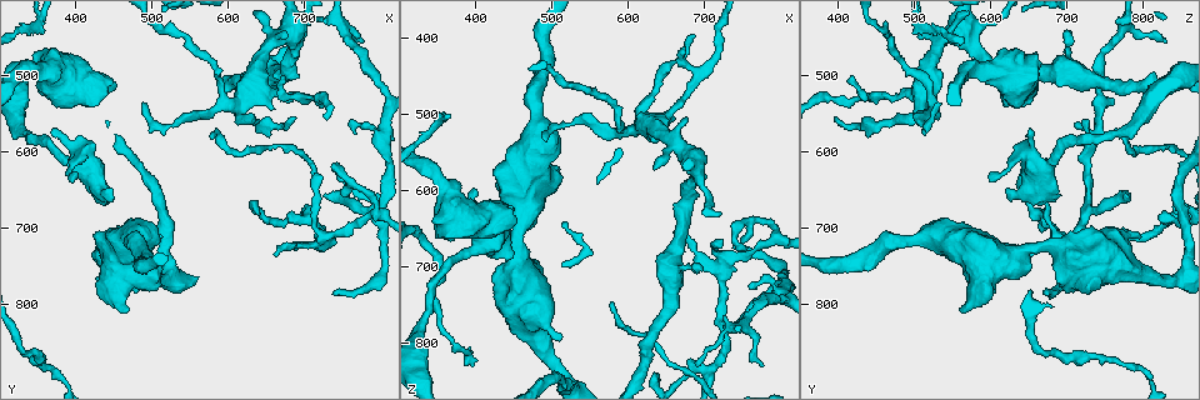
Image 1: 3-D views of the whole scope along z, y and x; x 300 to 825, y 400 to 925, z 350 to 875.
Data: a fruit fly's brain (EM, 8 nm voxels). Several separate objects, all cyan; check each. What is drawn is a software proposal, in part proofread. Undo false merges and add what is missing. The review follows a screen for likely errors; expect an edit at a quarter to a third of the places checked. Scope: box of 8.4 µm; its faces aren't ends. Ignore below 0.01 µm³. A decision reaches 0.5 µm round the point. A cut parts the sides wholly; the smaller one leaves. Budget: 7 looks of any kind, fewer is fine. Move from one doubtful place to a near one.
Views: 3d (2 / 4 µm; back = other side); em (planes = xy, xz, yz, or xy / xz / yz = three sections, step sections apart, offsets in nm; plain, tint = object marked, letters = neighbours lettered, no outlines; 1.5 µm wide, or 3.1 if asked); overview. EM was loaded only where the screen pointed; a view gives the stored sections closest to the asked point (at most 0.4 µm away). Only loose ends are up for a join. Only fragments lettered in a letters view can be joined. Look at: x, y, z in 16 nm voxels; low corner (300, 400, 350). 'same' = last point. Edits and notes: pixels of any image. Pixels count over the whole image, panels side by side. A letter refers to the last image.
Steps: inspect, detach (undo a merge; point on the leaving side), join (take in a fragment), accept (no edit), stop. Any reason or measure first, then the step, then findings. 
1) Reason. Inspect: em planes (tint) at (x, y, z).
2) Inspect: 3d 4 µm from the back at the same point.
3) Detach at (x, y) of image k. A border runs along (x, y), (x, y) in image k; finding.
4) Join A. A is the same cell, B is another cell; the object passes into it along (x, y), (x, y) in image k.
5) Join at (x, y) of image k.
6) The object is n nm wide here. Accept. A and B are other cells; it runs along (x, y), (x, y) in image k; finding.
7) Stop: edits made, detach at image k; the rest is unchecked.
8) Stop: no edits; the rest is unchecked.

Abrupt turn. Inspect: 3d 4 µm at (710, 690, 835).

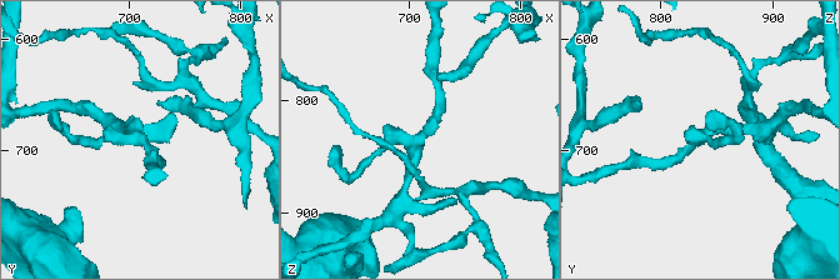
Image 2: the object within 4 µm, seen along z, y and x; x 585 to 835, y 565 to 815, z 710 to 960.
Now the EM. Inspect: em planes (tint) at (708, 688, 836).

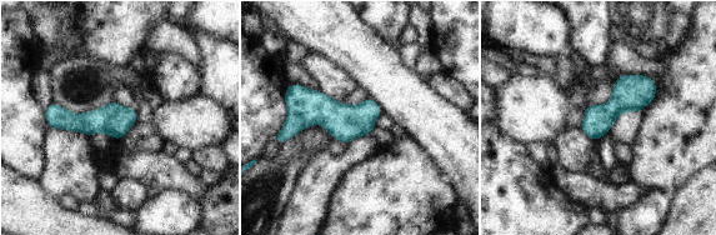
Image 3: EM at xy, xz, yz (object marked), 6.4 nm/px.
See the neighbours. Inspect: em planes (letters) at the same point.

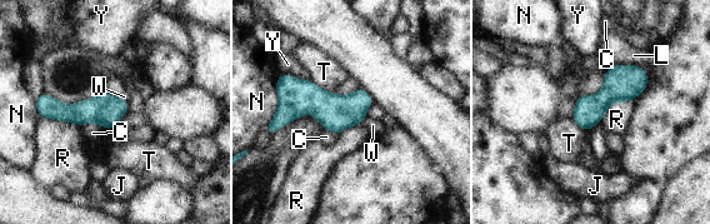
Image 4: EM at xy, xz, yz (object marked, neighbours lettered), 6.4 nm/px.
The longest contact is with N, 360 nm. Accept. C, J, L, N, R, T, W and Y are other cells; it runs along (369, 100), (296, 105), (278, 124) in image 4; all the same neuron.

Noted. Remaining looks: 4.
Thin end. Inspect: 3d 4 µm at (740, 785, 680).

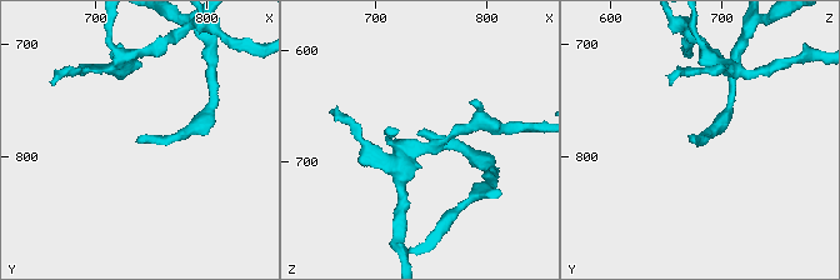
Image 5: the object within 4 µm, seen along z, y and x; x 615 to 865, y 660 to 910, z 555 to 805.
Inspect: em planes (plain) at (738, 784, 676).

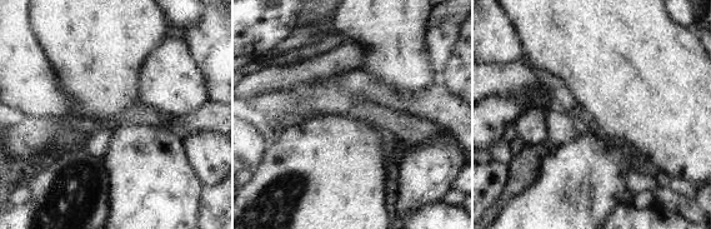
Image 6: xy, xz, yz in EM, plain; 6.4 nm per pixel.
What lies round it. Inspect: em planes (letters) at the same point.

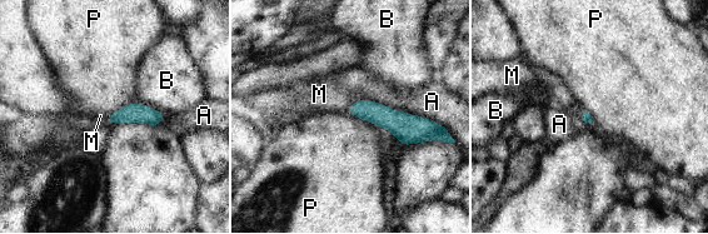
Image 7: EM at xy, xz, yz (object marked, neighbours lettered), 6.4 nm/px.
Join M. M is the same cell, A, B and P are other cells; the object passes into it along (374, 113), (350, 106), (319, 94) in image 7; the neuron continues.

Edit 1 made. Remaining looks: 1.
Stop: edits made, join at image 7; the rest is unchecked.

